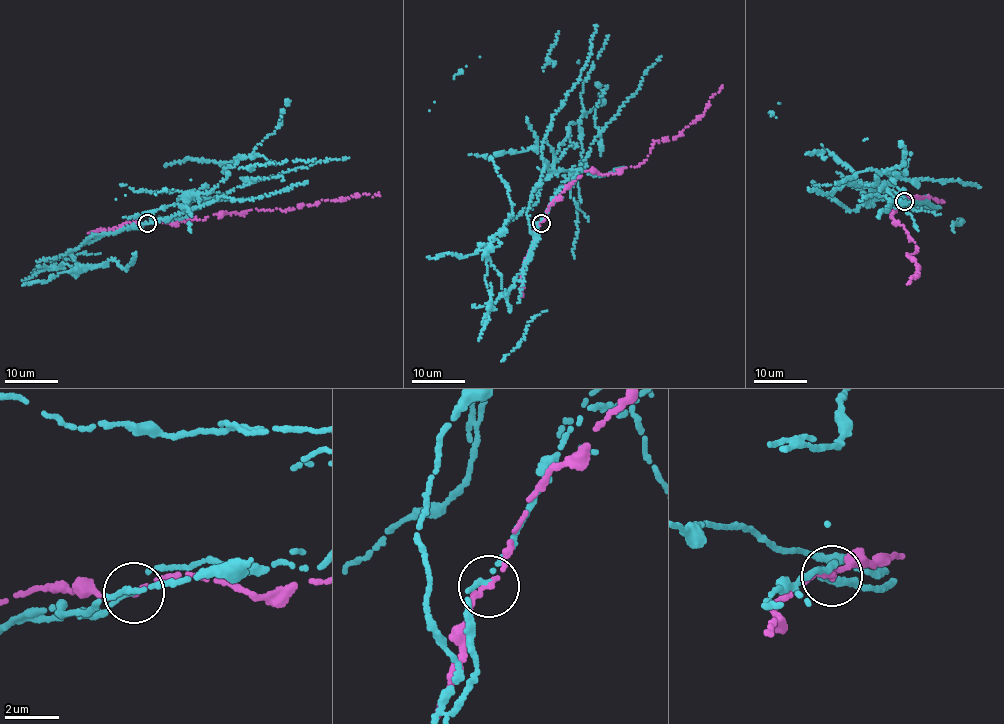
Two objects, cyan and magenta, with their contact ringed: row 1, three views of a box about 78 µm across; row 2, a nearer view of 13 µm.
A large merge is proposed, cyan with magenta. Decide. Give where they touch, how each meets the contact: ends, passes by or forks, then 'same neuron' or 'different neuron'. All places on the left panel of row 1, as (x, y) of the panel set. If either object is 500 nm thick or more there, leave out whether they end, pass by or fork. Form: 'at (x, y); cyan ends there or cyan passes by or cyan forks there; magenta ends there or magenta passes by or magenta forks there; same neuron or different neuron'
at (147, 223); cyan passes by; magenta passes by; different neuron

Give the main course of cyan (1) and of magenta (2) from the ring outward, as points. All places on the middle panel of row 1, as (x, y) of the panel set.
1: (540, 223), (536, 238), (527, 213), (544, 165), (542, 157), (551, 170), (569, 124), (579, 122), (574, 258)
2: (542, 222), (555, 199), (589, 170), (602, 174), (643, 163), (654, 140), (676, 138), (699, 119), (722, 85)

